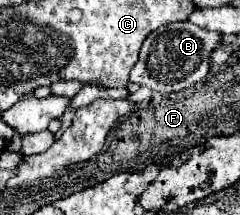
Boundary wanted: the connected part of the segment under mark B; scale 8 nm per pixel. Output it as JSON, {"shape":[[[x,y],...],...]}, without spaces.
{"shape":[[[174,22],[150,32],[140,48],[138,62],[130,70],[130,82],[146,86],[154,92],[168,94],[190,88],[208,74],[210,52],[220,44],[222,36],[190,22]]]}

